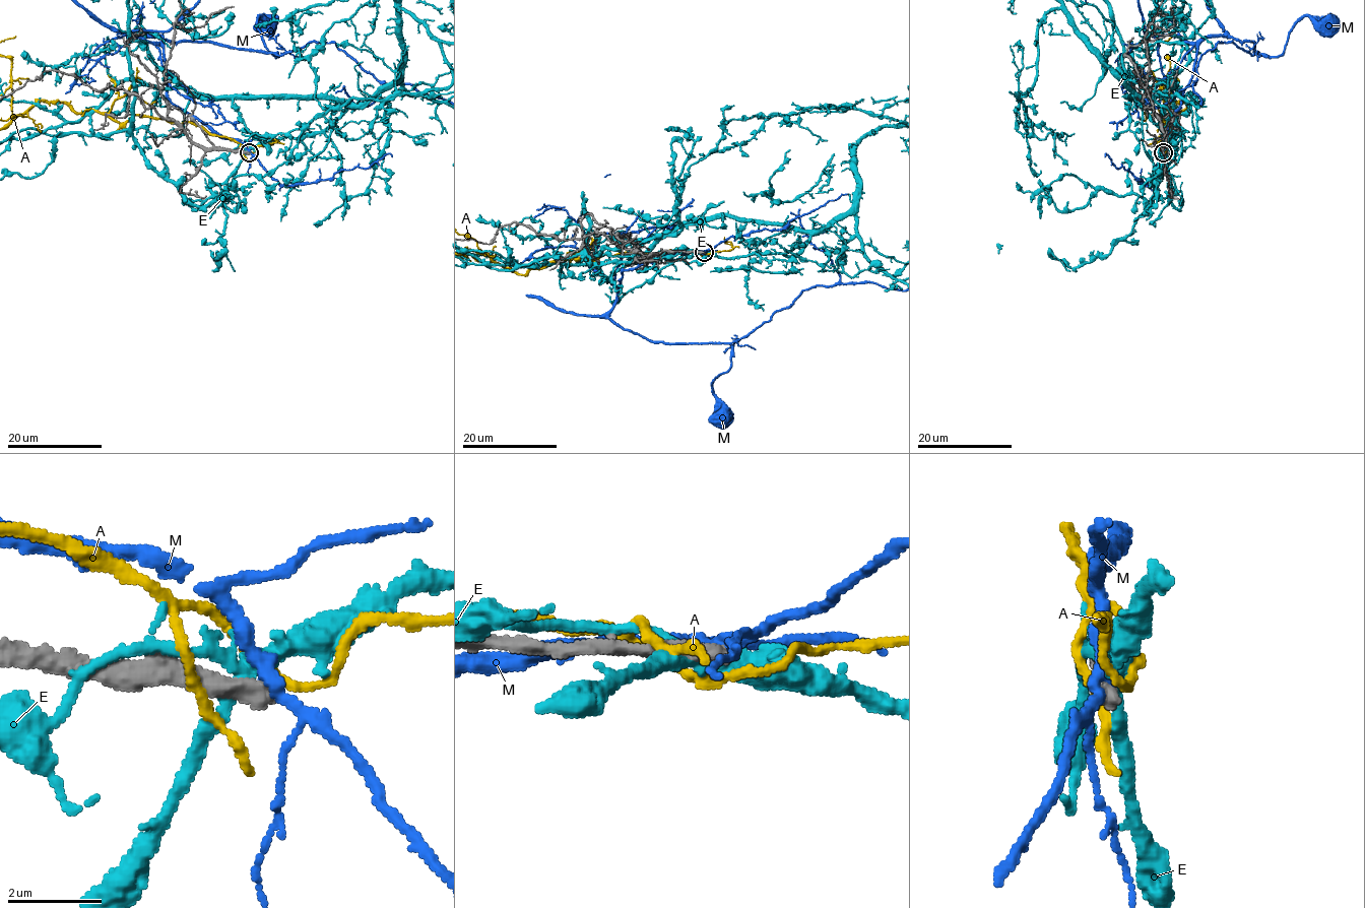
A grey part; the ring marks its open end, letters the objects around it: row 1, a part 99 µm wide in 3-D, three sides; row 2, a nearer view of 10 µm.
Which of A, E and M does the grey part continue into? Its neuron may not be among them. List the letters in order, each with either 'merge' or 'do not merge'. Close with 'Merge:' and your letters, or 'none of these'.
A: do not merge
E: do not merge
M: do not merge
Merge: none of these

